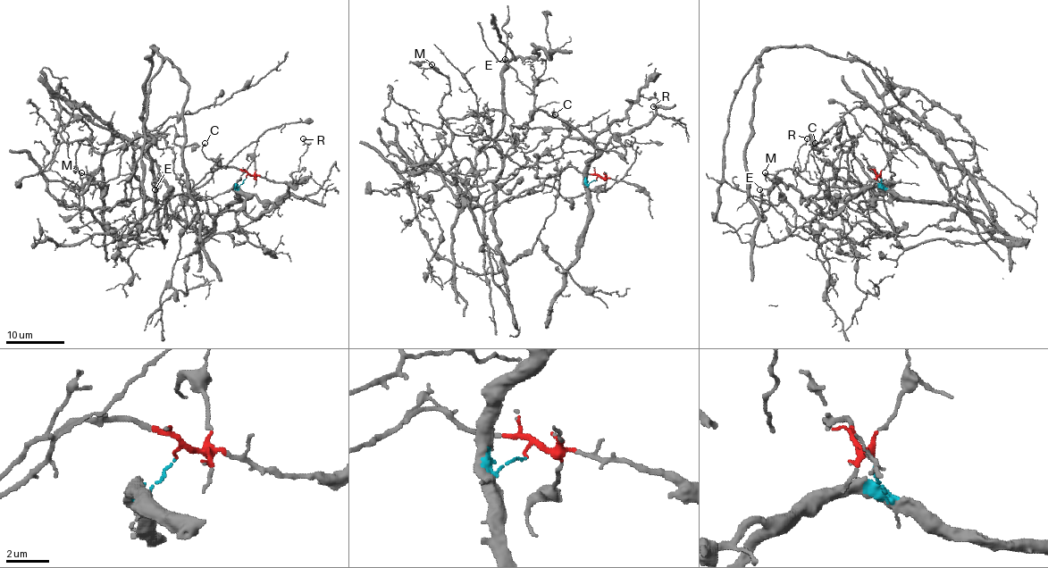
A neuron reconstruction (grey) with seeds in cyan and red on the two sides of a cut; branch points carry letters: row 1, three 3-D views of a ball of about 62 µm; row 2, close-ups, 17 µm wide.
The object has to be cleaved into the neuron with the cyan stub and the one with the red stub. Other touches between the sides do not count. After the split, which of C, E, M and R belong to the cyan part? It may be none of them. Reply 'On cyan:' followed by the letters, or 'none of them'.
On cyan: E, R

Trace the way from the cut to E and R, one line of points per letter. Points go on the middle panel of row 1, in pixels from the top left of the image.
E: (596, 180), (586, 179), (586, 164), (598, 152), (589, 140), (533, 104), (533, 93), (505, 60)
R: (596, 180), (586, 179), (586, 164), (598, 152), (595, 137), (625, 116), (639, 96), (656, 97), (653, 106)

